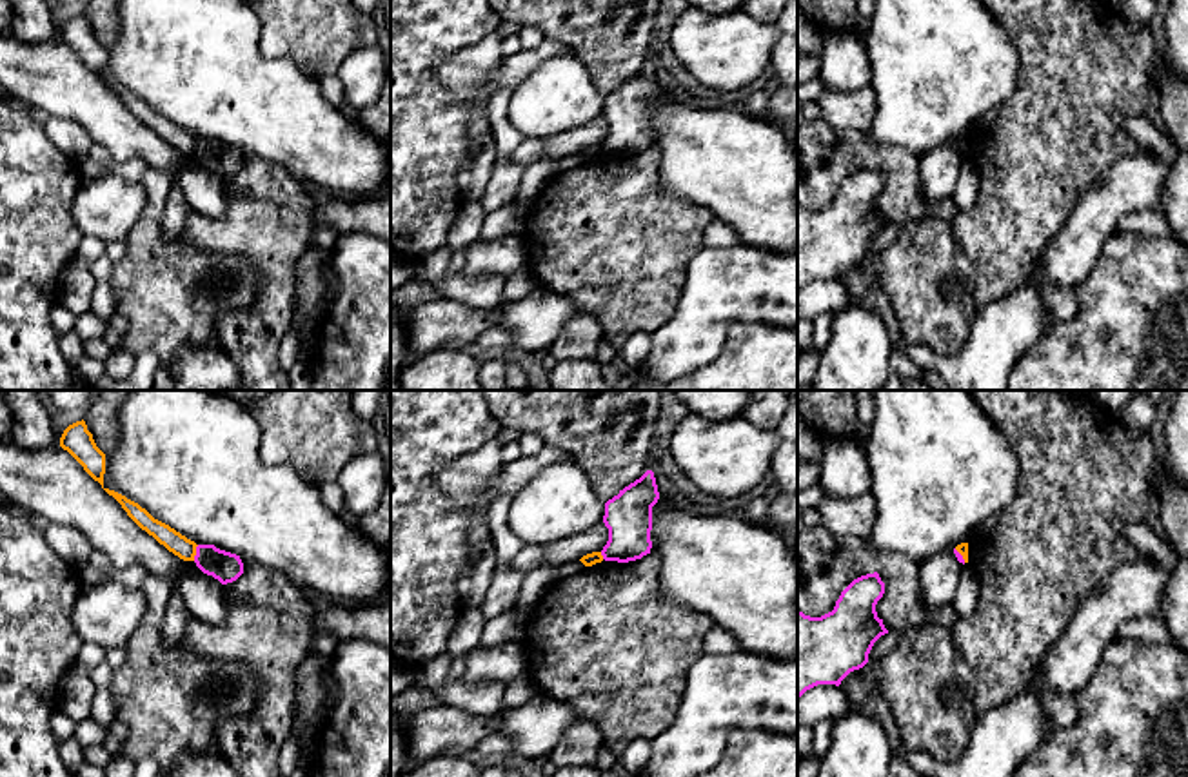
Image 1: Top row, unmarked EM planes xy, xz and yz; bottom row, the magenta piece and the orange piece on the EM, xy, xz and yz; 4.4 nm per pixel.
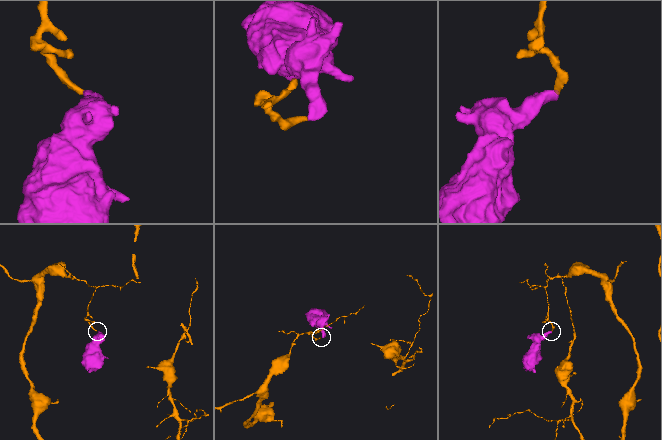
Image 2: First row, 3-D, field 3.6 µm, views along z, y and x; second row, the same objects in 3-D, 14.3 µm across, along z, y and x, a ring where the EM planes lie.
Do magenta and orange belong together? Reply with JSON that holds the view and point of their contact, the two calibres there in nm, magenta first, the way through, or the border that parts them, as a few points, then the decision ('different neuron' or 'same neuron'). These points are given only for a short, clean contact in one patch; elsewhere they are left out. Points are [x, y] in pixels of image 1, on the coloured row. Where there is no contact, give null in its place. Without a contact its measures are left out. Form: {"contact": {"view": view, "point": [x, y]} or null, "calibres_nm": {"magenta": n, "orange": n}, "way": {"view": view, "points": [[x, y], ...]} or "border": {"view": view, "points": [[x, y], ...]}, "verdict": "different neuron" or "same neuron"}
{"contact": {"view": "xy", "point": [197, 552]}, "calibres_nm": {"magenta": 140, "orange": 90}, "border": {"view": "xy", "points": [[198, 545], [193, 560]]}, "verdict": "different neuron"}

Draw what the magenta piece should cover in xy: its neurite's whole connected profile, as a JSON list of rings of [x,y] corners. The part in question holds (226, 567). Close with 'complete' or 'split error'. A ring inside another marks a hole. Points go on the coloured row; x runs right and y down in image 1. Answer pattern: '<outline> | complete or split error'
[[[198,545],[194,563],[203,574],[213,575],[222,585],[233,583],[243,574],[240,556],[220,550],[214,545]]] | complete

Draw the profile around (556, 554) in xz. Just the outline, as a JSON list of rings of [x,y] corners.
[[[601,521],[599,525],[554,541],[550,545],[523,545],[523,548],[509,561],[509,566],[516,572],[529,574],[541,566],[559,568],[567,563],[574,563],[587,554],[601,552],[609,541],[609,528]]]

